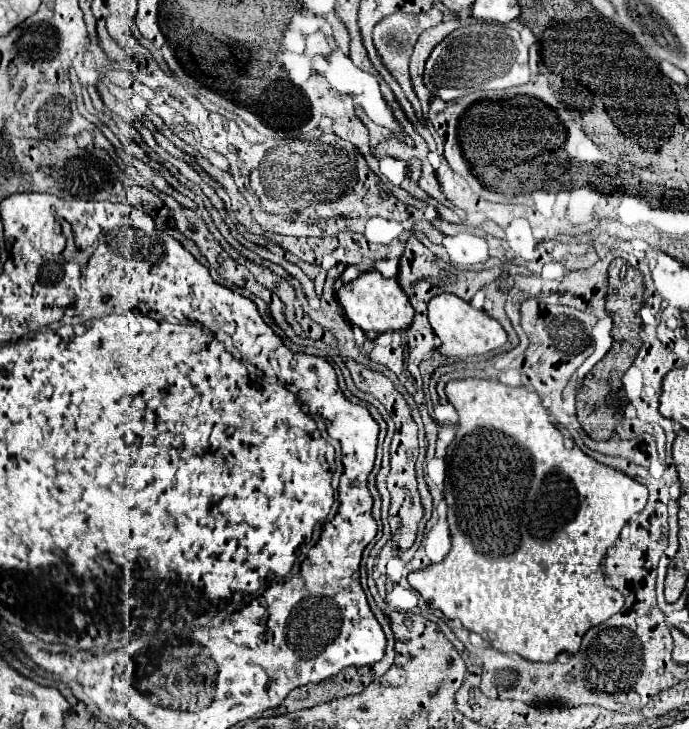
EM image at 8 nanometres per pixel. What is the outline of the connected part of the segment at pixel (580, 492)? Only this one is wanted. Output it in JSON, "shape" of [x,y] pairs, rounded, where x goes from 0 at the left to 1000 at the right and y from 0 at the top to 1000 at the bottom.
{"shape":[[[672,520],[672,523],[655,523],[646,531],[652,553],[666,567],[666,586],[660,594],[657,608],[649,613],[649,654],[646,654],[646,687],[649,687],[649,715],[655,726],[655,756],[649,764],[631,775],[623,775],[611,783],[594,786],[594,800],[599,808],[611,813],[611,819],[628,830],[631,835],[643,838],[652,849],[669,849],[675,863],[695,868],[713,888],[718,888],[727,896],[747,896],[756,898],[765,907],[779,909],[800,909],[808,904],[811,896],[837,896],[843,885],[843,874],[864,857],[881,852],[887,844],[893,844],[901,835],[904,816],[878,802],[878,789],[872,781],[872,767],[878,764],[881,753],[896,742],[898,728],[913,715],[916,706],[933,701],[939,690],[939,668],[927,665],[916,654],[910,654],[901,646],[893,646],[881,638],[866,635],[864,630],[852,627],[826,599],[826,591],[820,586],[808,588],[797,578],[797,567],[791,564],[782,542],[776,536],[768,536],[762,531],[736,531],[724,523],[710,520]]]}

